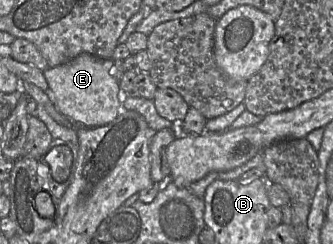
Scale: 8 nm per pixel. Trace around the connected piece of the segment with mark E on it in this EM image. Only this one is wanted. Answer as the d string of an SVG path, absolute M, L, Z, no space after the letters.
M82 53L74 59L43 71L54 93L59 111L88 127L99 127L114 121L119 115L120 85L114 77L114 60Z

